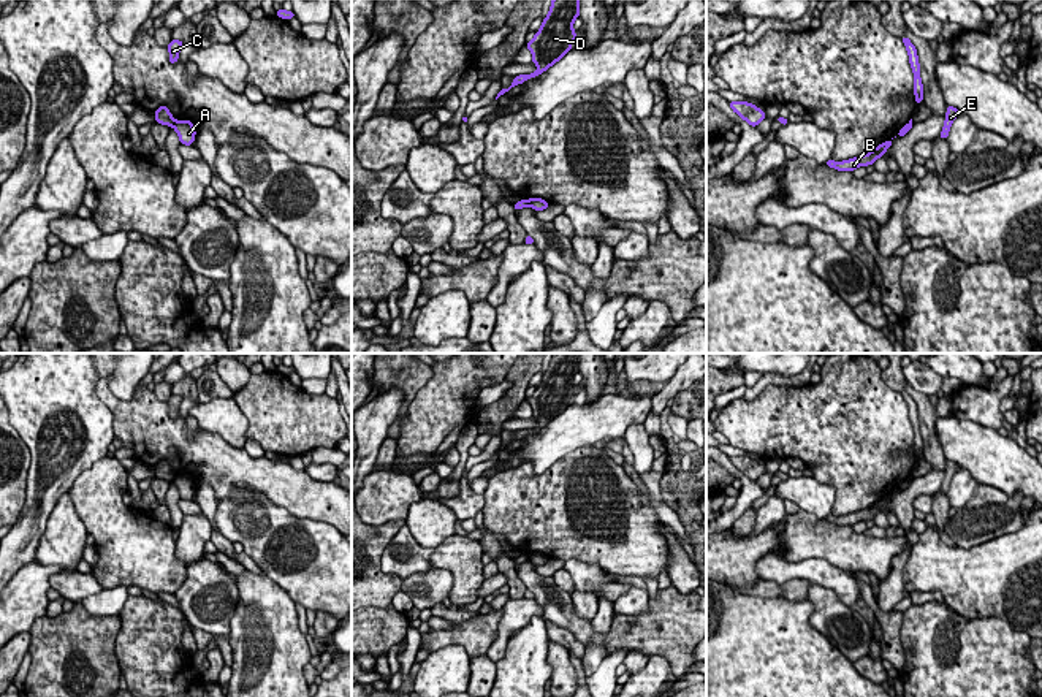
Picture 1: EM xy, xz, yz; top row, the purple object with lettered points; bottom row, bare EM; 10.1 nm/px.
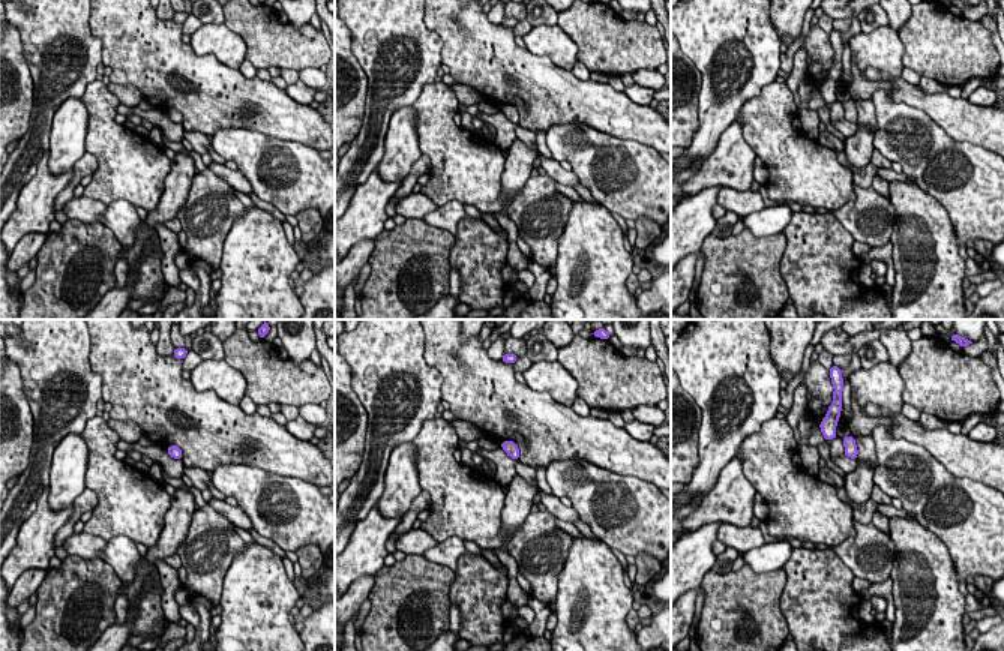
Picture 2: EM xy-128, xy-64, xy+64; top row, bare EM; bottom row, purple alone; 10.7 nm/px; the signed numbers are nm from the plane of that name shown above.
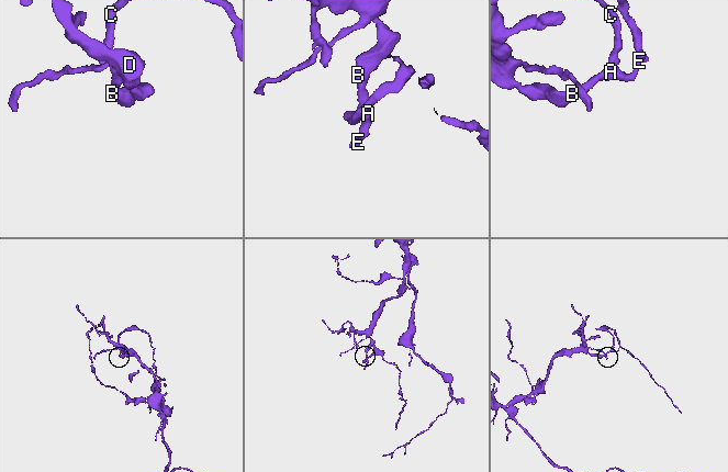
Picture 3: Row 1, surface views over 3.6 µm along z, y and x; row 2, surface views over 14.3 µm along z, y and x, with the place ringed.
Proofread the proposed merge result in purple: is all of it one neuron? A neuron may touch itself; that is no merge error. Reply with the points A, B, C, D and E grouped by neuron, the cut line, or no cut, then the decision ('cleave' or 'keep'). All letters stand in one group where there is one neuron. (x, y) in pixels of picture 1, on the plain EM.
A B D E / C; cut in xy along (176, 476), (171, 480); cleave

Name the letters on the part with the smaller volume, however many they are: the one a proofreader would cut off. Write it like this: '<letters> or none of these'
C

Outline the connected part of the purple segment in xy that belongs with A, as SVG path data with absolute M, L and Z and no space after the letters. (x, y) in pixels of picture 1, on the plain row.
M188 474L176 475L173 483L179 489L181 499L185 499L185 501L193 499L196 486L195 486L193 478Z

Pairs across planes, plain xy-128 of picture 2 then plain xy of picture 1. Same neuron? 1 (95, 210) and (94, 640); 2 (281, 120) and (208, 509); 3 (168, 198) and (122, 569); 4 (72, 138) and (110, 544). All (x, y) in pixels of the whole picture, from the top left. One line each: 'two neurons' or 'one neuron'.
1: two neurons
2: two neurons
3: two neurons
4: two neurons

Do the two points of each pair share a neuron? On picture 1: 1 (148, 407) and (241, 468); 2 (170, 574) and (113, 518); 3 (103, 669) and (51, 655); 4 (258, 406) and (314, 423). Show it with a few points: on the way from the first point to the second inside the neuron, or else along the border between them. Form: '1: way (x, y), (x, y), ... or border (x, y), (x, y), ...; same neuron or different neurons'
1: way (167, 431), (187, 452), (208, 452), (217, 461); same neuron
2: way (155, 561), (127, 533); same neuron
3: way (91, 661), (75, 650), (64, 655); same neuron
4: way (273, 407), (285, 420), (300, 422); same neuron

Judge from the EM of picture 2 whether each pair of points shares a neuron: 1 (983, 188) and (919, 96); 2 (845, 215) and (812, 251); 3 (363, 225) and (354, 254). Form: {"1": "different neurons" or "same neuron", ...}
{"1": "different neurons", "2": "different neurons", "3": "different neurons"}

